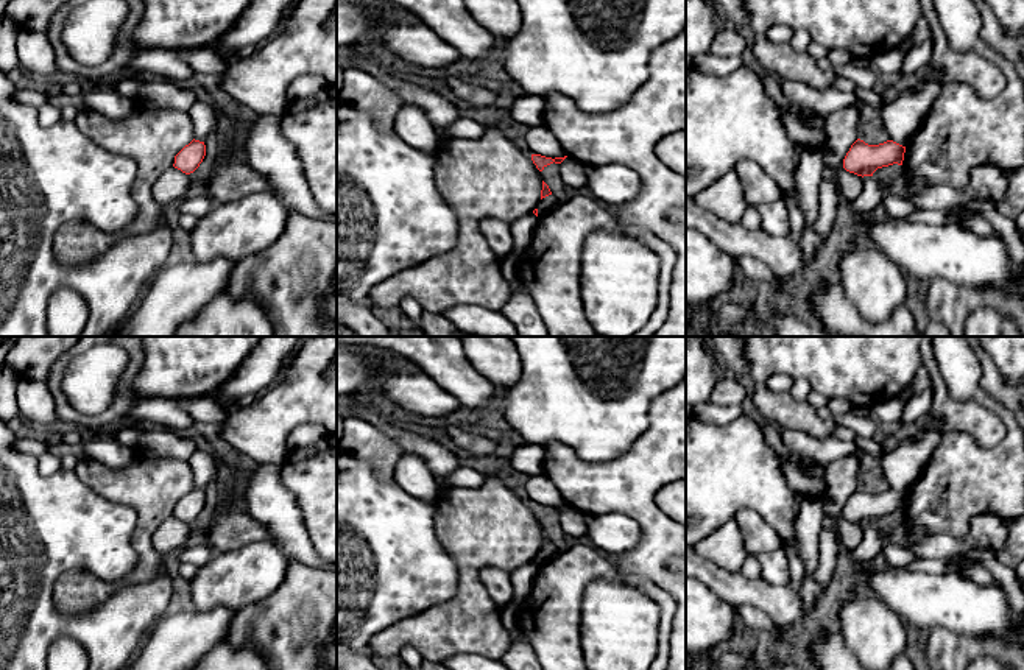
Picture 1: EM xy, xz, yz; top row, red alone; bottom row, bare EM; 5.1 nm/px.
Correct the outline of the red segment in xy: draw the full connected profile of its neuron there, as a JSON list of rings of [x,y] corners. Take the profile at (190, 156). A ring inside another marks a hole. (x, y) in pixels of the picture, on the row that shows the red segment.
[[[192,140],[176,156],[173,167],[185,175],[193,173],[206,156],[206,145],[200,140]]]

